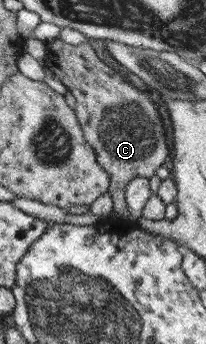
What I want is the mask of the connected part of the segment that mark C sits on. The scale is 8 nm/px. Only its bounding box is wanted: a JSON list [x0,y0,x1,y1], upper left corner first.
[43,38,169,219]

